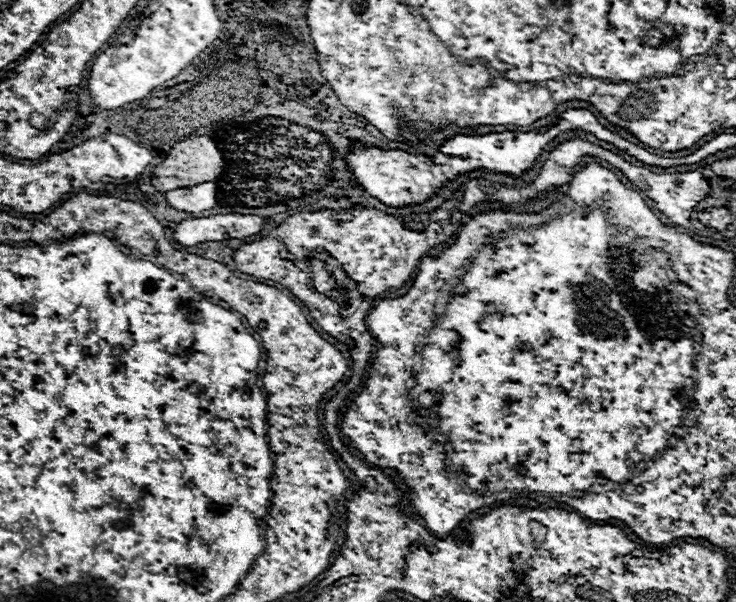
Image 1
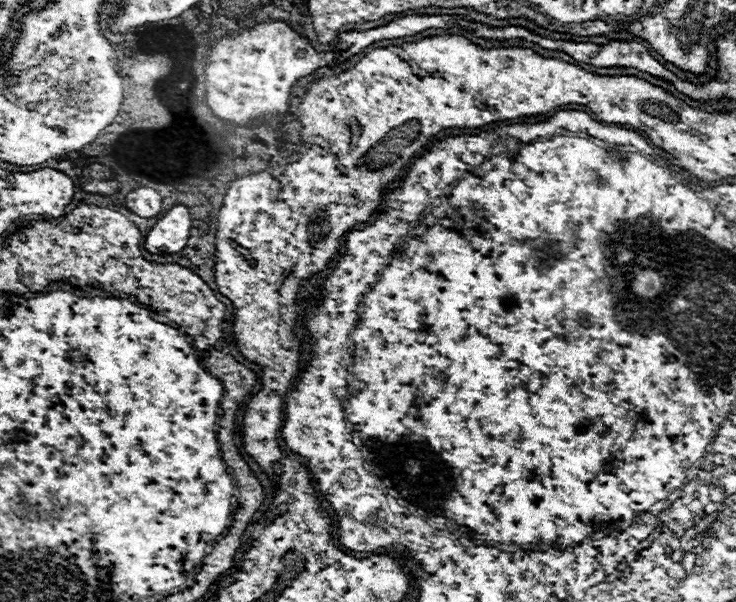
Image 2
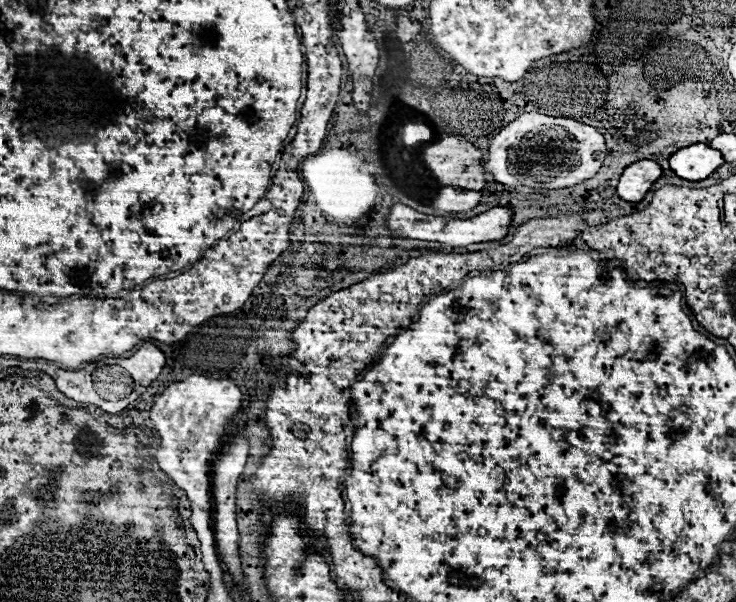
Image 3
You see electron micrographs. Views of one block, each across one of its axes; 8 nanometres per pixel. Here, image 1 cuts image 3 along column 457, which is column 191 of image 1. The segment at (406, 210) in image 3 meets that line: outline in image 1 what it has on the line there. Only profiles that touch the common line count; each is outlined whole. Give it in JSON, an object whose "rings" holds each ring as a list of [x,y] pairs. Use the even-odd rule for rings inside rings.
{"rings":[[[222,214],[222,216],[206,216],[206,218],[190,218],[182,220],[174,228],[174,240],[182,246],[194,246],[198,242],[224,240],[224,238],[240,238],[258,234],[264,226],[260,216],[252,214]]]}

